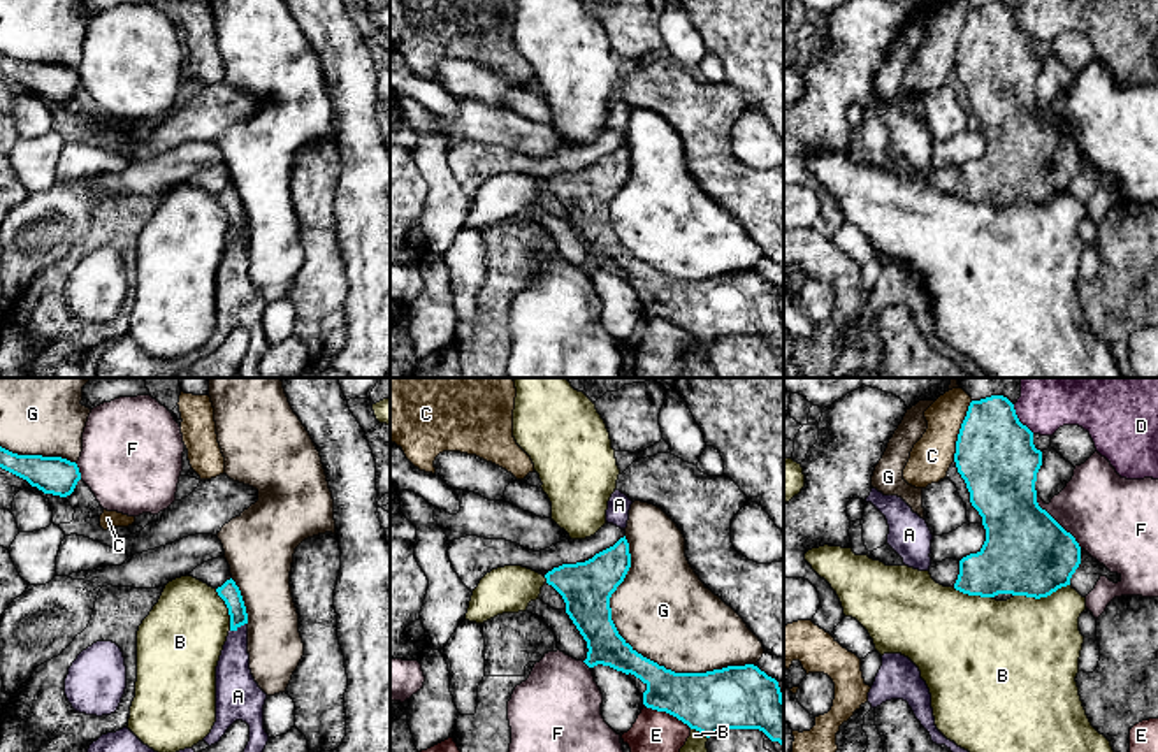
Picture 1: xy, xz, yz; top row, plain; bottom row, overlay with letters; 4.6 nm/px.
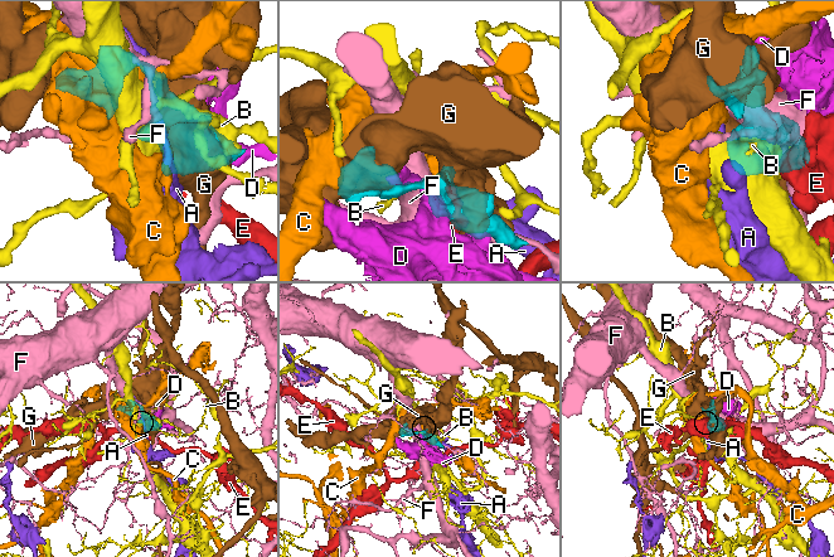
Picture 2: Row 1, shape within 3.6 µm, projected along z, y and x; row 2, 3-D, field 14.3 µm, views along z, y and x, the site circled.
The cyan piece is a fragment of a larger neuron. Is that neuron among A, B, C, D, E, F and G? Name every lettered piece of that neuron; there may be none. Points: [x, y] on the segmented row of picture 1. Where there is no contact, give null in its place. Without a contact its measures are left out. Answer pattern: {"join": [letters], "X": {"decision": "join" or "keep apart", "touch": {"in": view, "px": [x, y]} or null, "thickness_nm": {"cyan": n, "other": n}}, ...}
{"join": [], "A": {"decision": "keep apart", "touch": {"in": "xy", "px": [238, 626]}, "thickness_nm": {"cyan": 90, "other": 170}}, "B": {"decision": "keep apart", "touch": {"in": "yz", "px": [1041, 596]}, "thickness_nm": {"cyan": 400, "other": 480}}, "C": {"decision": "keep apart", "touch": {"in": "yz", "px": [960, 431]}, "thickness_nm": {"cyan": 360, "other": 190}}, "D": {"decision": "keep apart", "touch": {"in": "yz", "px": [1018, 420]}, "thickness_nm": {"cyan": 360, "other": 360}}, "E": {"decision": "keep apart", "touch": {"in": "xz", "px": [668, 712]}, "thickness_nm": {"cyan": 280, "other": 190}}, "F": {"decision": "keep apart", "touch": {"in": "yz", "px": [1055, 520]}, "thickness_nm": {"cyan": 400, "other": 380}}, "G": {"decision": "keep apart", "touch": {"in": "xz", "px": [636, 652]}, "thickness_nm": {"cyan": 190, "other": 440}}}

